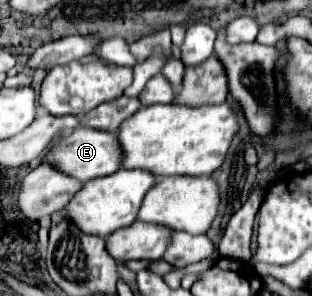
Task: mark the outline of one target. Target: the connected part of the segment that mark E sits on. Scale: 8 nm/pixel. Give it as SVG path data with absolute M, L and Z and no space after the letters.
M77 127L71 135L63 135L63 139L59 139L59 143L51 147L51 151L47 151L43 163L51 163L53 167L59 167L59 171L63 171L65 175L71 175L85 183L87 179L97 179L115 173L121 167L121 159L123 151L119 147L117 135L95 131L89 127Z

